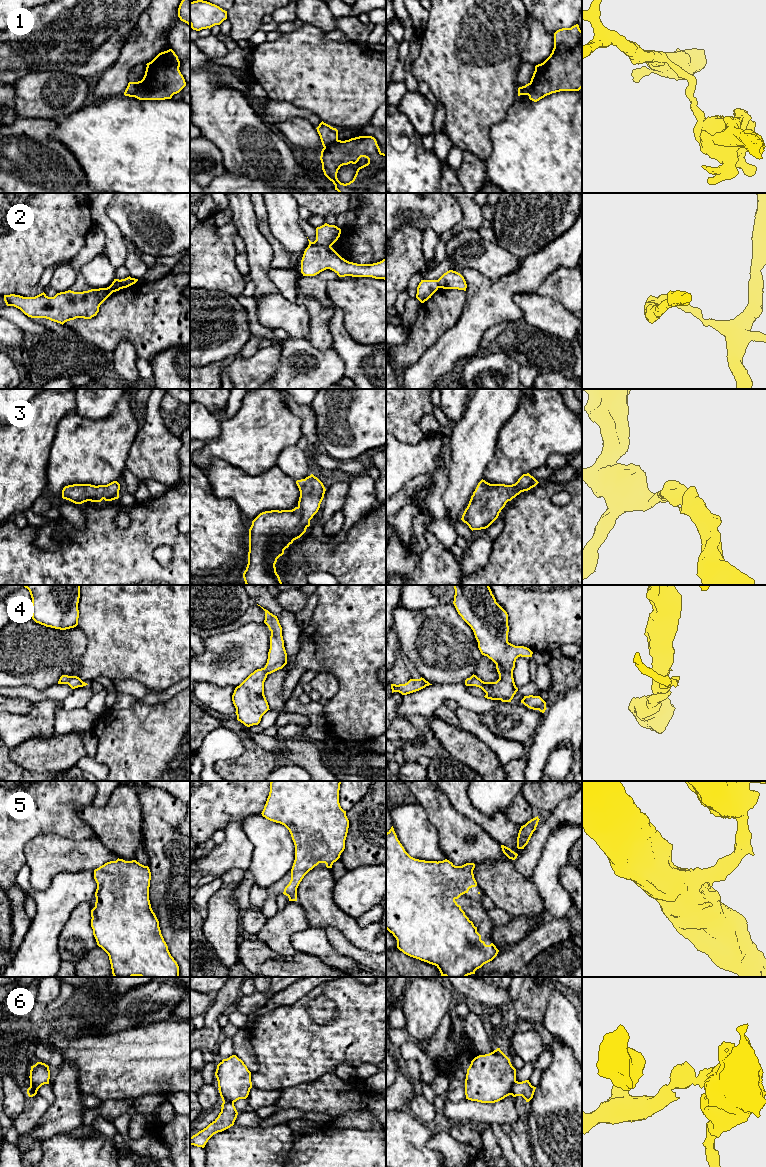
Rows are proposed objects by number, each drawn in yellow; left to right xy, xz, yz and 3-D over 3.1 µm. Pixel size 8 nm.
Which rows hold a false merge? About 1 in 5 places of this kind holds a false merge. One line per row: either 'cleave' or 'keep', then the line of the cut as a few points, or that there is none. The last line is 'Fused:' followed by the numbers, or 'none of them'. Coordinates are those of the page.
1: cleave | xy (139, 81), (139, 90), (134, 96)
2: cleave | xy (130, 277), (123, 284), (111, 285)
3: keep | no cut
4: keep | no cut
5: keep | no cut
6: cleave | yz (516, 1081), (510, 1094)
Fused: 1, 2, 6

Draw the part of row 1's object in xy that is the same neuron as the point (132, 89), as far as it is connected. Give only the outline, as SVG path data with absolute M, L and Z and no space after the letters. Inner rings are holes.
M129 82L124 92L125 96L135 97L140 89L140 82Z

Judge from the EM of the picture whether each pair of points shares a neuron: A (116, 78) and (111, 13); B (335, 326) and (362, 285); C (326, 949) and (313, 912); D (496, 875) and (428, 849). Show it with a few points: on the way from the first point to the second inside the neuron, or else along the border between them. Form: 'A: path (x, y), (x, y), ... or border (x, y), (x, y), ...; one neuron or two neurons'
A: border (126, 42), (118, 59), (97, 76); two neurons
B: border (334, 304), (341, 310), (343, 326), (351, 336); two neurons
C: border (308, 927), (321, 927), (332, 947); two neurons
D: border (437, 833), (439, 847), (445, 858); two neurons

